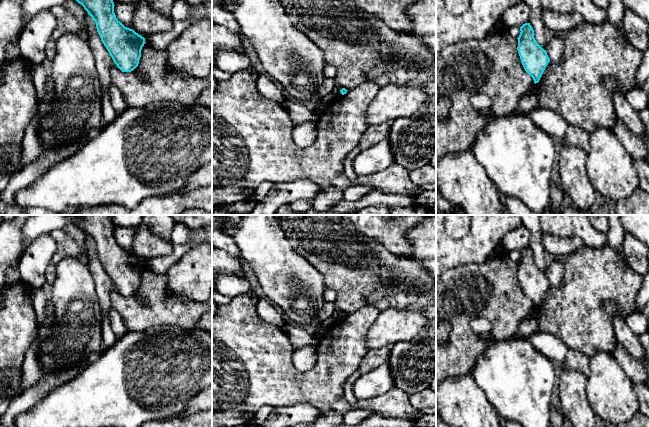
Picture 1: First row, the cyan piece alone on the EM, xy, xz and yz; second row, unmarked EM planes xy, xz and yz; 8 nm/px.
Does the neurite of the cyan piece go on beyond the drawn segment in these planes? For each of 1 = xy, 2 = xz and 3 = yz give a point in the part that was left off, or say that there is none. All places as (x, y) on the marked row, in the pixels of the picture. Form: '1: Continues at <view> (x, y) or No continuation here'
1: No continuation here
2: No continuation here
3: No continuation here

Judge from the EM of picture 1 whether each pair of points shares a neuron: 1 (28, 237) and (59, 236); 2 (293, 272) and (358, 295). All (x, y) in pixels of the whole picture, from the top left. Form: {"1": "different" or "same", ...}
{"1": "different", "2": "different"}

